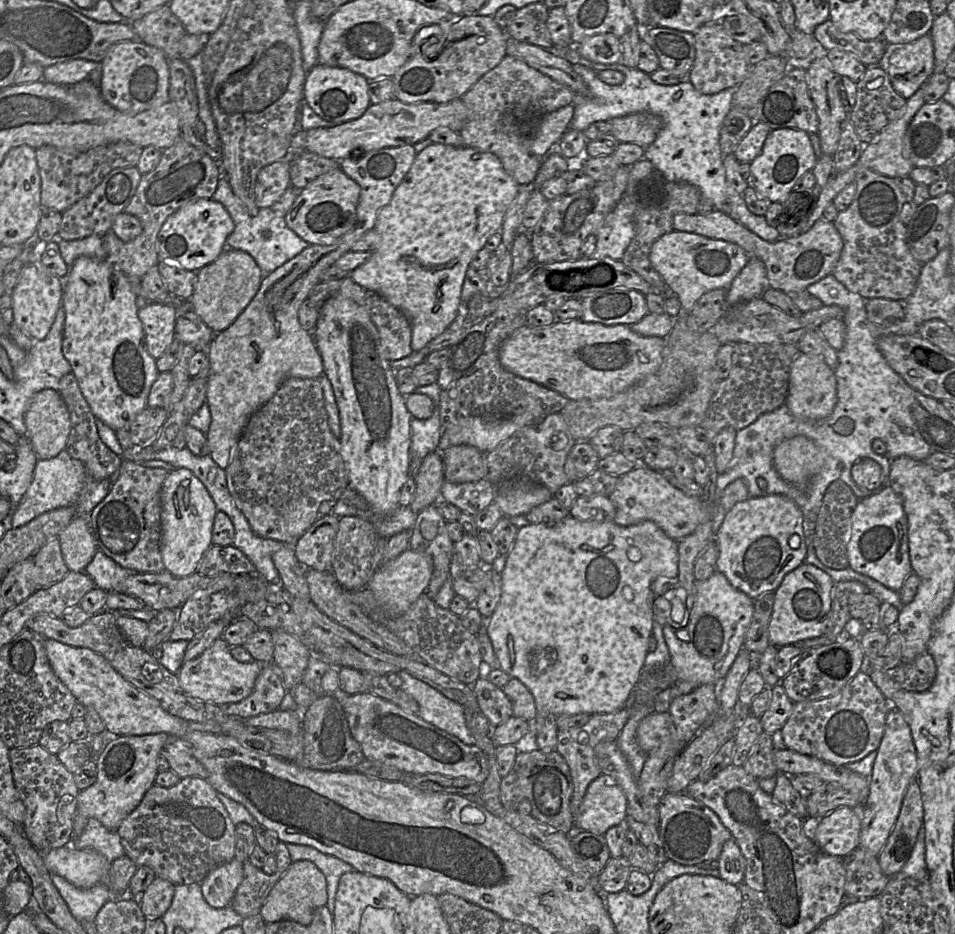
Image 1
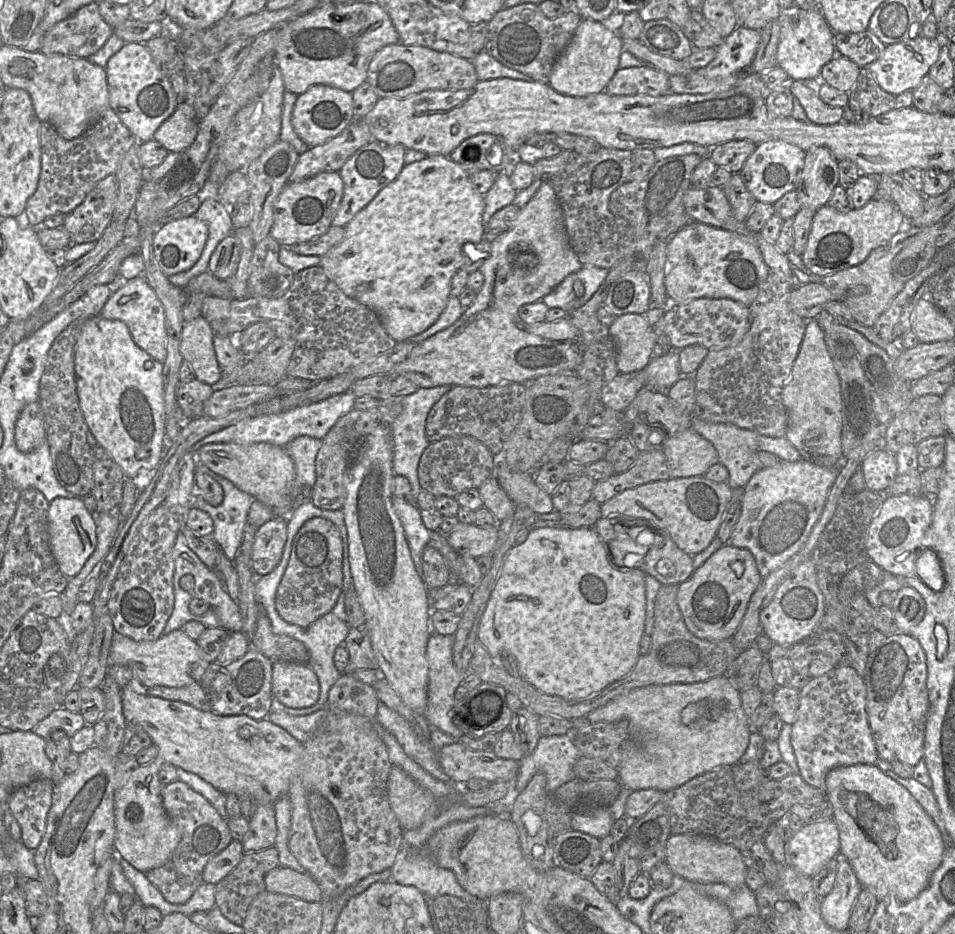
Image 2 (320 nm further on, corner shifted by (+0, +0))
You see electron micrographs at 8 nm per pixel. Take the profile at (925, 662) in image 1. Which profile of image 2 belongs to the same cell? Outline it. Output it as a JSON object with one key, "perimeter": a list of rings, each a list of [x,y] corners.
{"perimeter":[[[907,633],[886,638],[869,654],[863,677],[866,712],[879,758],[915,766],[924,757],[929,712],[926,654],[920,642]]]}

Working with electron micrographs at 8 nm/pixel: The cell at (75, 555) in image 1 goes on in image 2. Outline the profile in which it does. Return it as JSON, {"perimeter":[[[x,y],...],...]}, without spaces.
{"perimeter":[[[57,498],[50,502],[48,534],[51,551],[59,569],[68,579],[73,578],[97,547],[95,514],[86,509],[82,498]]]}

